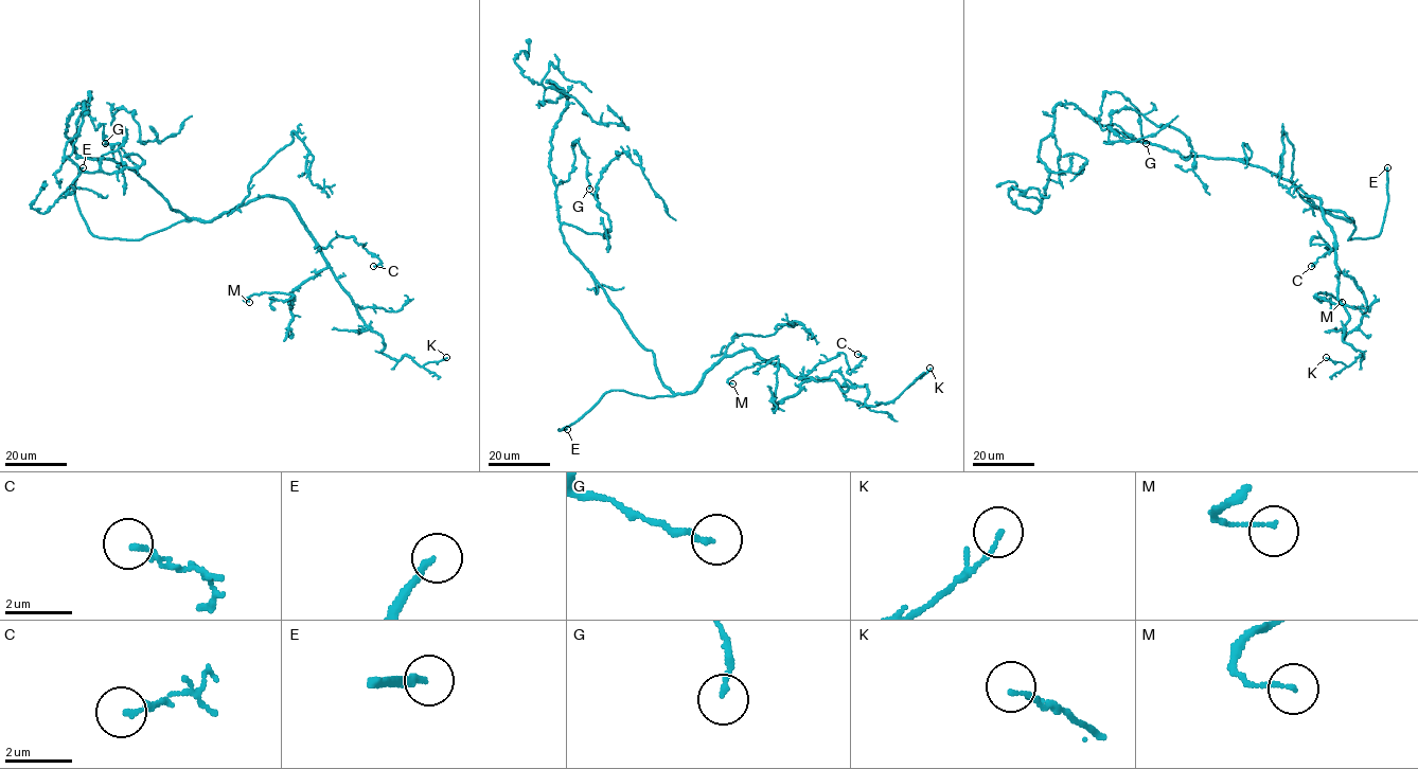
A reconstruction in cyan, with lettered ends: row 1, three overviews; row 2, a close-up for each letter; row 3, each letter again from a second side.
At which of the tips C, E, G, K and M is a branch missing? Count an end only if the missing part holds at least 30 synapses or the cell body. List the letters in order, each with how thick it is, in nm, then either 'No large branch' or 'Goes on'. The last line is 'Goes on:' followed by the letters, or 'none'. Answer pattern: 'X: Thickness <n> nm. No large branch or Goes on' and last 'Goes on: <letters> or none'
C: Thickness 170 nm. No large branch
E: Thickness 200 nm. Goes on
G: Thickness 150 nm. No large branch
K: Thickness 130 nm. No large branch
M: Thickness 120 nm. No large branch
Goes on: E

